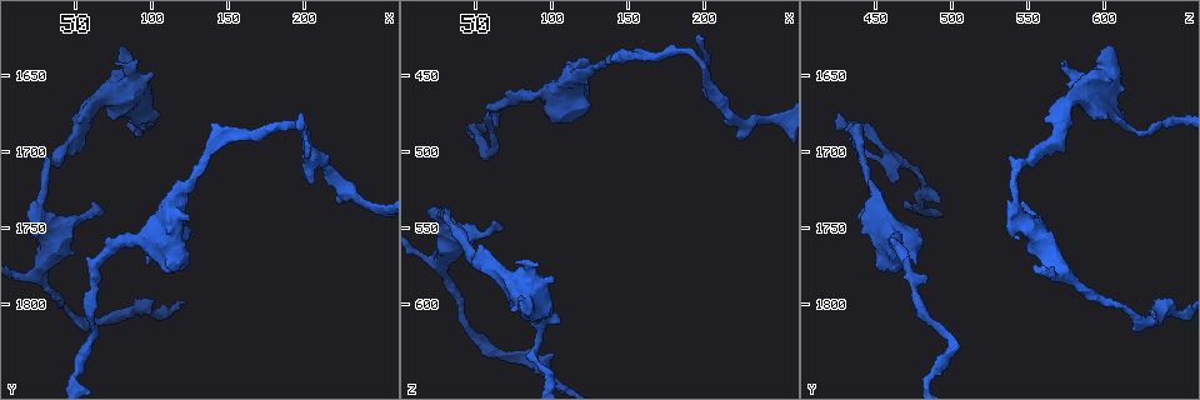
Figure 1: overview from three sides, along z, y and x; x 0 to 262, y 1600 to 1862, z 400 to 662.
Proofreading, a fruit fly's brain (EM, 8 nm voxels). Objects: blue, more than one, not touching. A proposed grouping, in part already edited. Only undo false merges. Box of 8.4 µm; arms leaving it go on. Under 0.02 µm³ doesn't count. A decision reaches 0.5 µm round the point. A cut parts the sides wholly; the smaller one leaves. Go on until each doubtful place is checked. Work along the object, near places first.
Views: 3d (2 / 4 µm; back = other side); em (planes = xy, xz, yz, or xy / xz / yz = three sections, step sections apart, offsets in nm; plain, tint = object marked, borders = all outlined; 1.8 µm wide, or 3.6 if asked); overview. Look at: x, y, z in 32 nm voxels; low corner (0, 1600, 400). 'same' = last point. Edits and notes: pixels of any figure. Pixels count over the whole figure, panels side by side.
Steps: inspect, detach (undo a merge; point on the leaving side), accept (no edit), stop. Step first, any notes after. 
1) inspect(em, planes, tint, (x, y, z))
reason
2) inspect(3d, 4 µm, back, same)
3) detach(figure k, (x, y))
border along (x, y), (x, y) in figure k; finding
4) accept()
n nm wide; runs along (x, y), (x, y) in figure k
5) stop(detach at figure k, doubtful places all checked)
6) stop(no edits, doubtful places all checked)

inspect(3d, 4 µm, back, (192, 1682, 436))
sharp bend

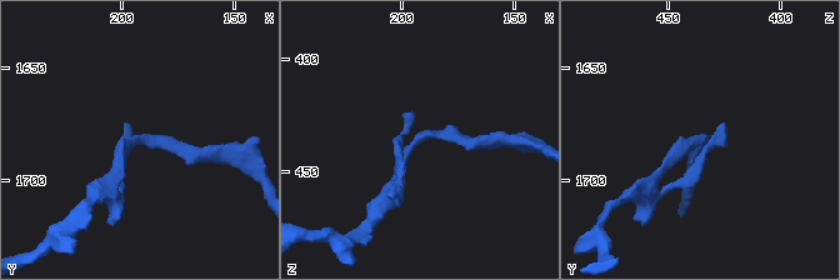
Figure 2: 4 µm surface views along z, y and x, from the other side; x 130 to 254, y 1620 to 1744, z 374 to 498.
inspect(em, 3.6 µm, planes, tint, (194, 1682, 436))
shape alone is not enough

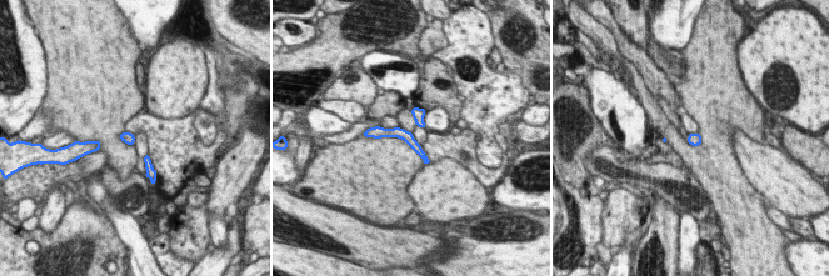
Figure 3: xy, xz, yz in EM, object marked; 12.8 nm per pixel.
accept()
140 nm wide; one neuron here

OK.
inspect(em, 3.6 µm, xz, step 4, tint, (110, 1744, 452))
thick turns thin

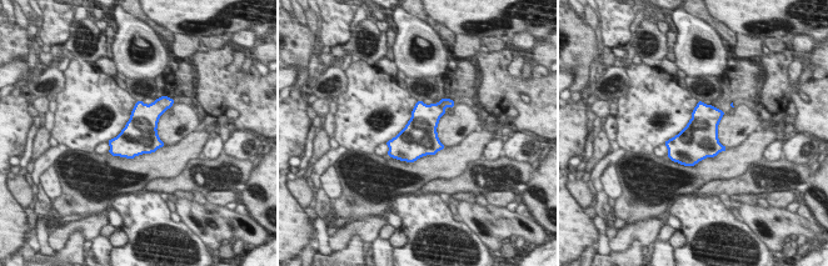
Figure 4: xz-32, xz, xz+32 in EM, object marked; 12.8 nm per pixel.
accept()
all the same neuron

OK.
inspect(3d, 2 µm, (26, 1778, 574))
abrupt turn

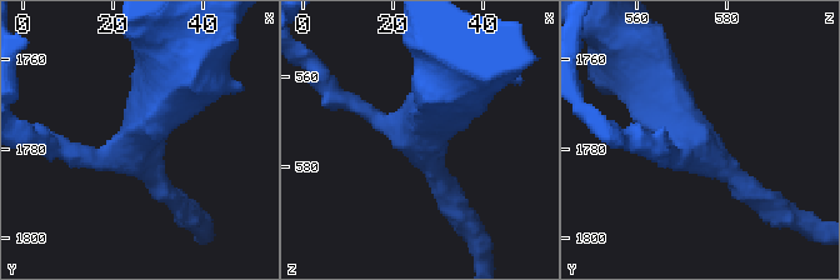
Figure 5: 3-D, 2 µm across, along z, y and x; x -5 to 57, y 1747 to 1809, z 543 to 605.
inspect(em, 3.6 µm, planes, tint, (26, 1778, 574))
3 arms; arms of 170, 200, 500 nm; need the tissue

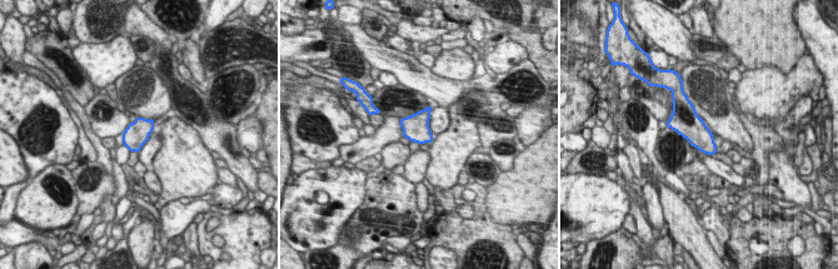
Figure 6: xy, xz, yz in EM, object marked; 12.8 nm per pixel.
accept()
continuous, no second neuron

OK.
stop(no edits, doubtful places all checked)

